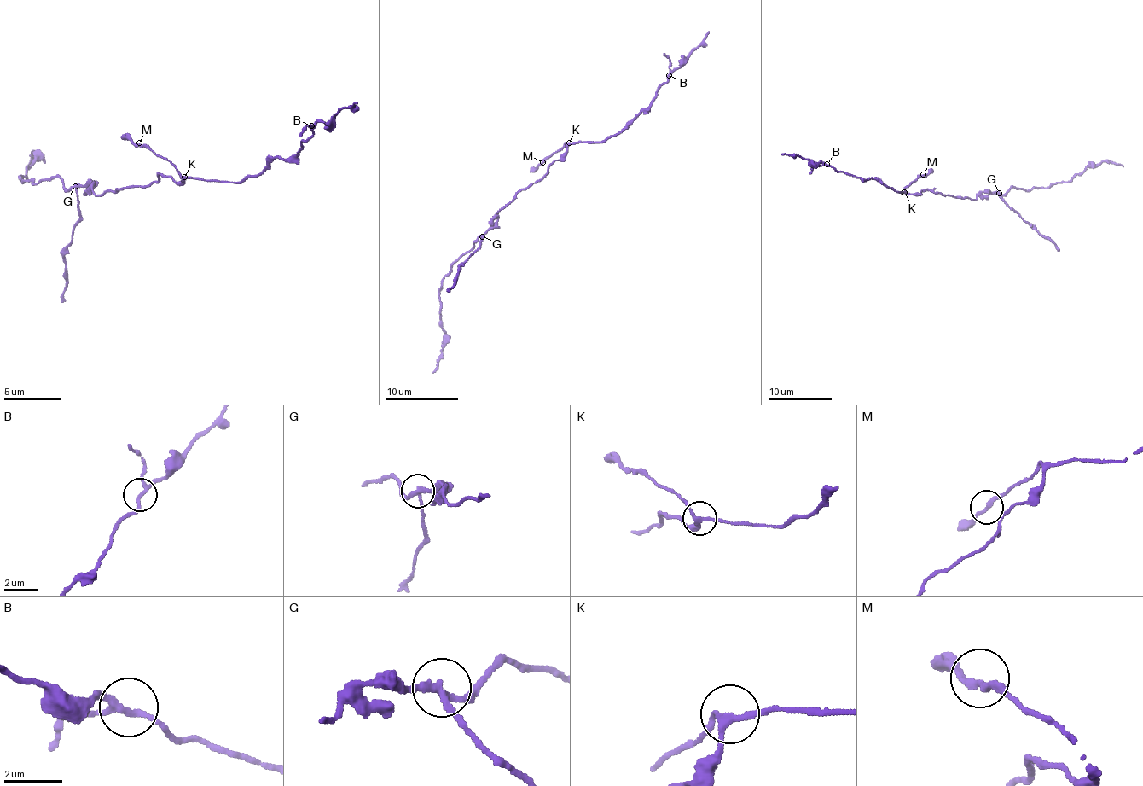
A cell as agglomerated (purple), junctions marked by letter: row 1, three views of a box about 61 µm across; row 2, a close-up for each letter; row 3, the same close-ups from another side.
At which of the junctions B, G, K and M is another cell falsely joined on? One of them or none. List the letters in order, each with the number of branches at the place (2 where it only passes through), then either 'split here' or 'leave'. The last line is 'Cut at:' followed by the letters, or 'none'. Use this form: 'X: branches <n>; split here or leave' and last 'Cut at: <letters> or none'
B: branches 3; leave
G: branches 3; split here
K: branches 3; leave
M: branches 2; leave
Cut at: G

